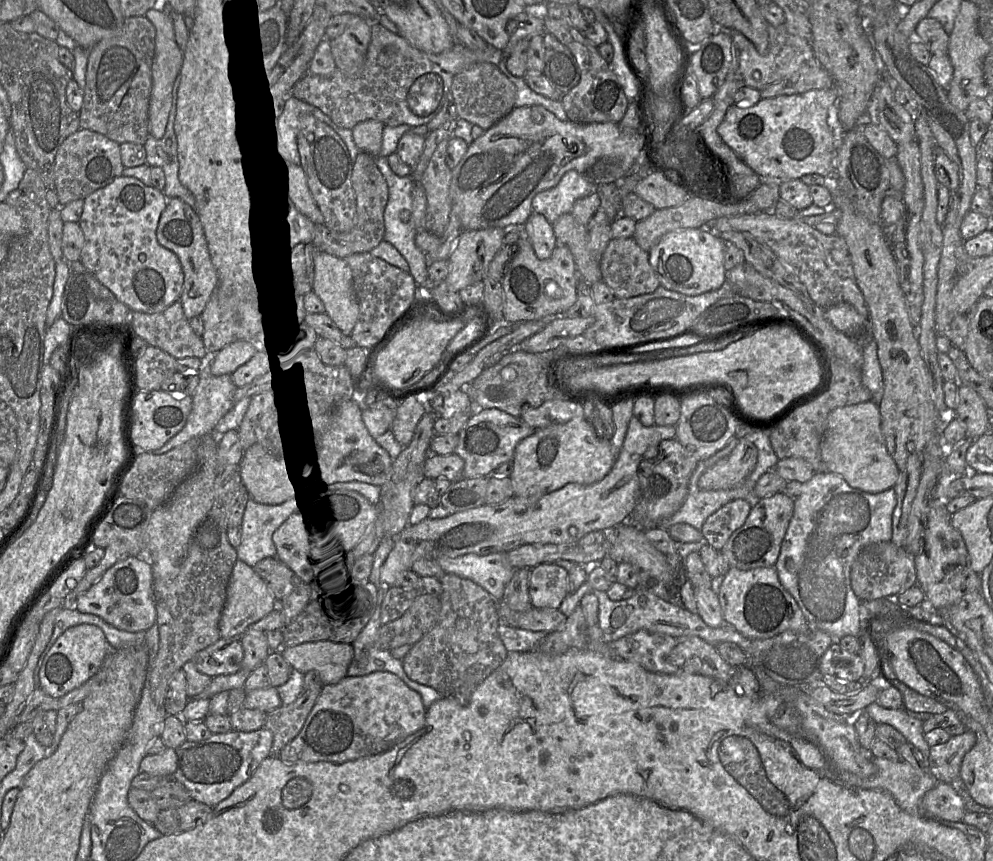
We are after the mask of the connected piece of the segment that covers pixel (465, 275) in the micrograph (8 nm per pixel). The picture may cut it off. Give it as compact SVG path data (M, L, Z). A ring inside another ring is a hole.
M503 228L464 230L449 258L450 271L445 279L448 289L459 293L467 286L483 281L505 234Z

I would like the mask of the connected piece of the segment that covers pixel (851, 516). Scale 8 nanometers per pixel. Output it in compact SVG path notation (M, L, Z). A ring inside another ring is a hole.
M827 471L825 473L815 473L814 476L807 482L803 483L802 493L794 499L794 512L790 520L789 527L783 539L780 555L775 564L779 579L784 588L794 597L800 606L806 620L811 626L811 629L818 629L828 633L835 641L839 641L844 636L856 636L863 631L863 624L865 622L862 611L862 602L854 593L851 580L850 571L854 560L859 551L866 545L882 541L890 541L892 536L892 514L896 506L895 489L890 488L878 493L865 492L850 486L847 481L840 475Z

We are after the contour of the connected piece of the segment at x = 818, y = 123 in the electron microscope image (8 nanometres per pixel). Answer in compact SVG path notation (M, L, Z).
M836 87L813 89L801 94L781 95L760 99L758 102L735 103L728 108L718 127L723 141L734 150L762 179L780 178L784 181L800 179L806 174L817 173L825 178L835 177L833 134L827 123L828 109L839 101Z

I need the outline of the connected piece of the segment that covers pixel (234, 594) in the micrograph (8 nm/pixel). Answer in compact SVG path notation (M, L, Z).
M237 559L227 585L226 600L219 620L220 636L222 638L242 636L250 624L258 621L276 607L278 607L278 600L264 579L253 567Z

